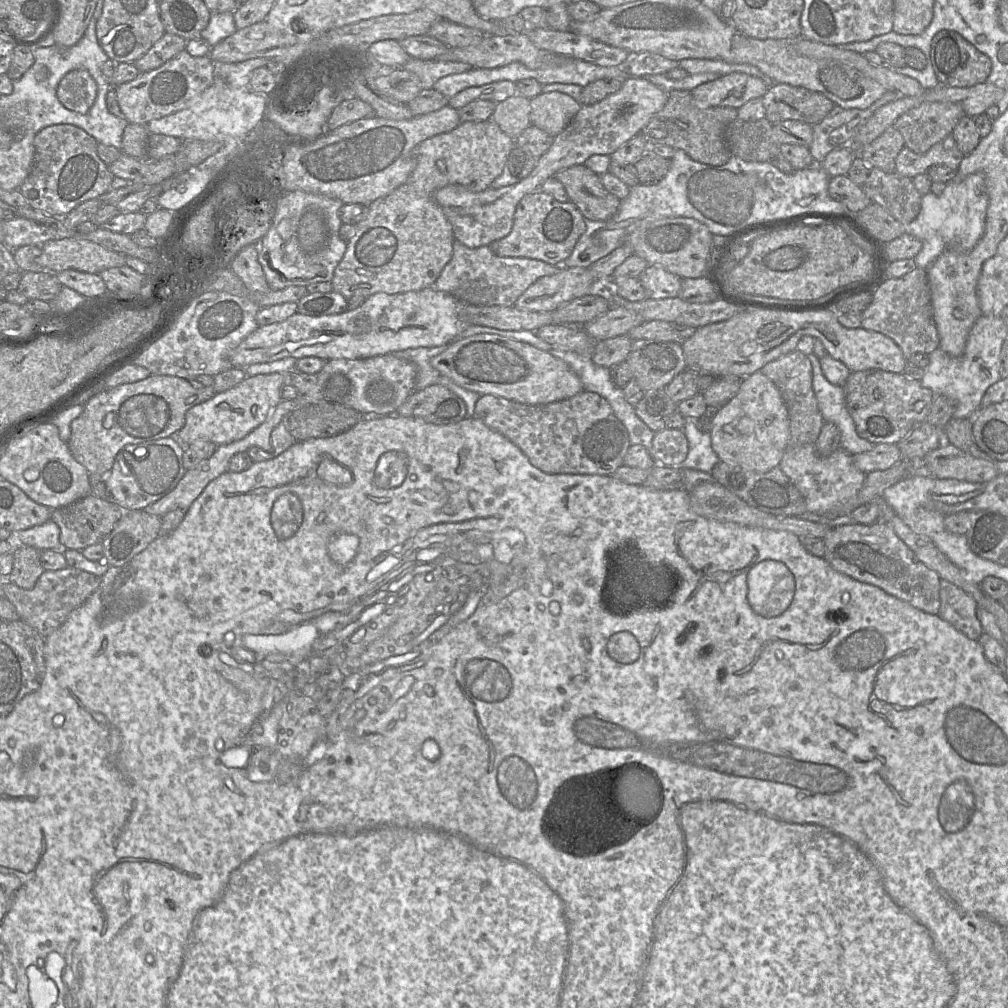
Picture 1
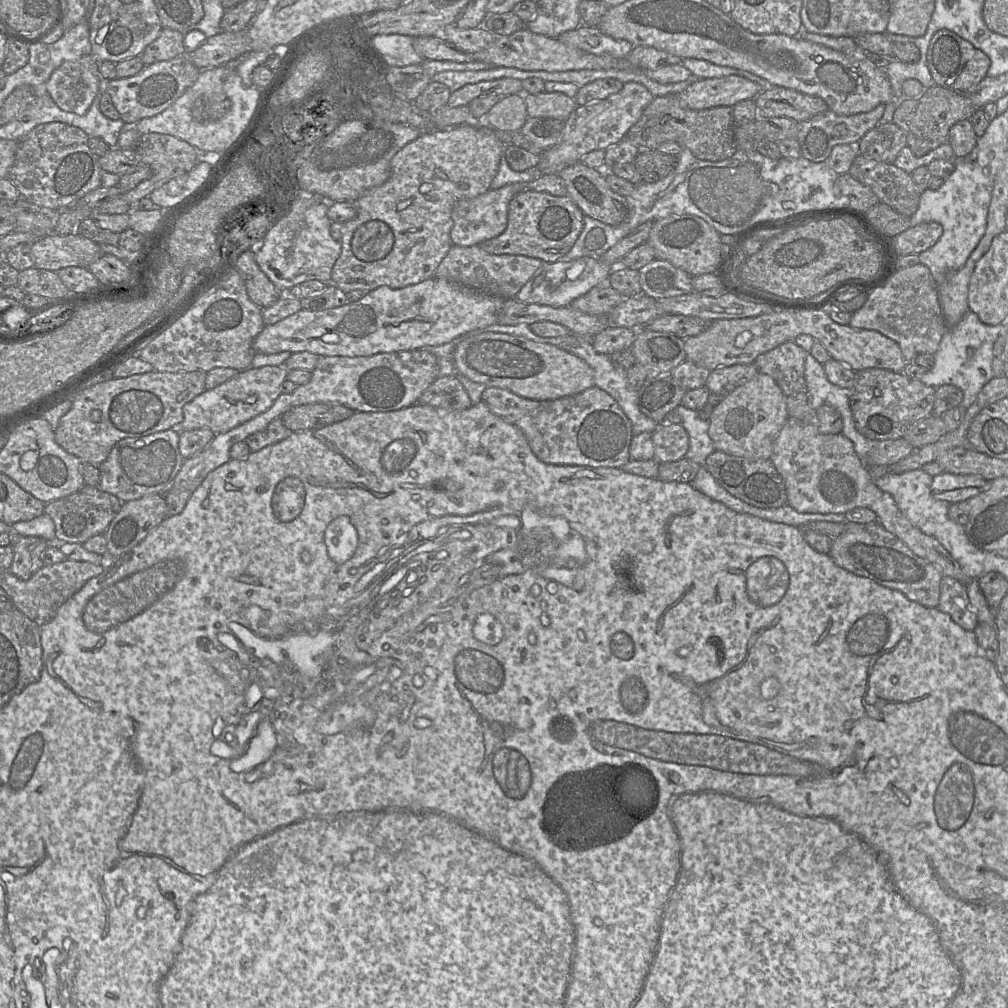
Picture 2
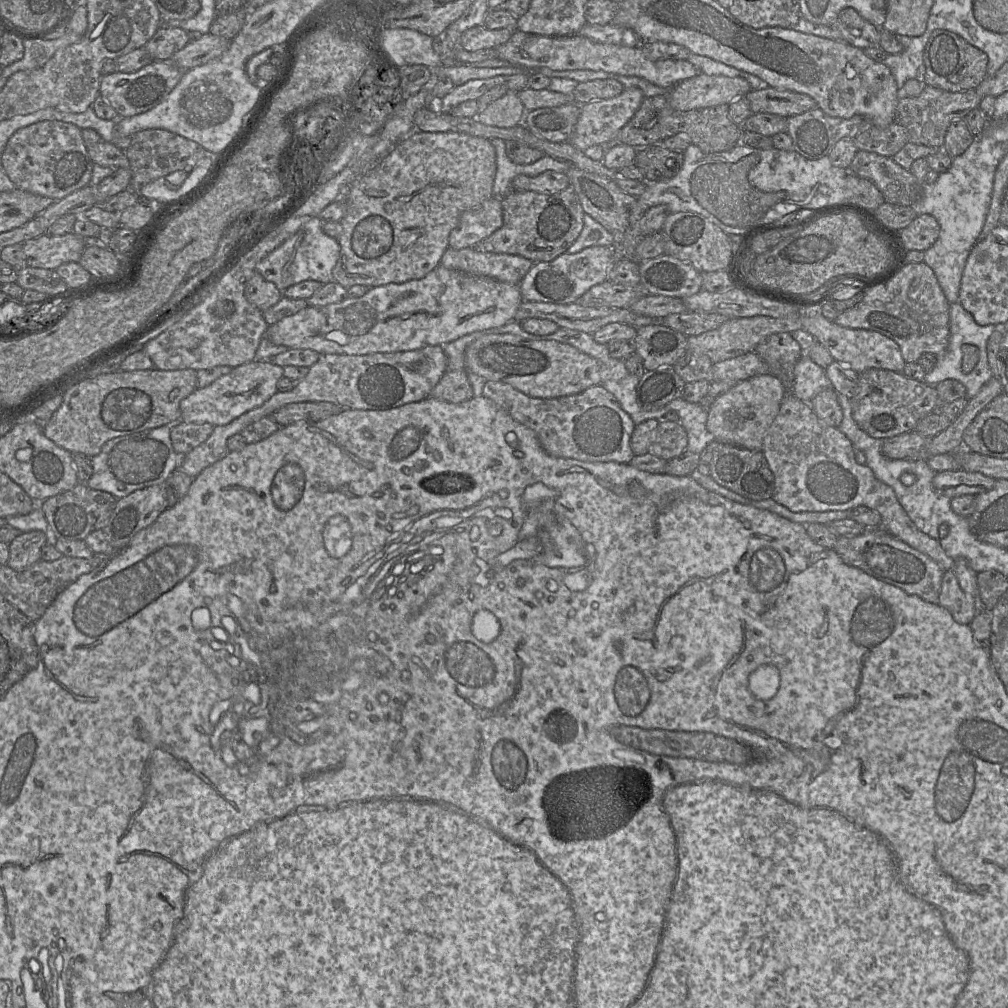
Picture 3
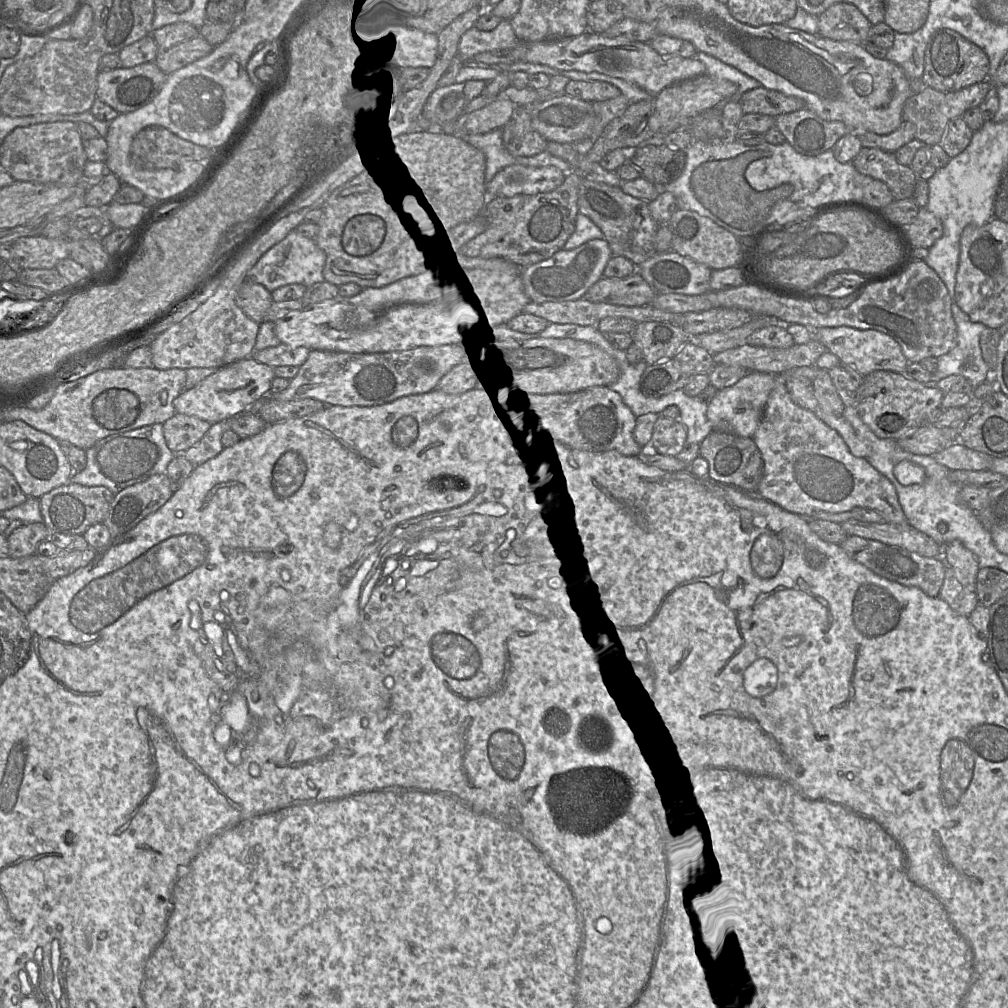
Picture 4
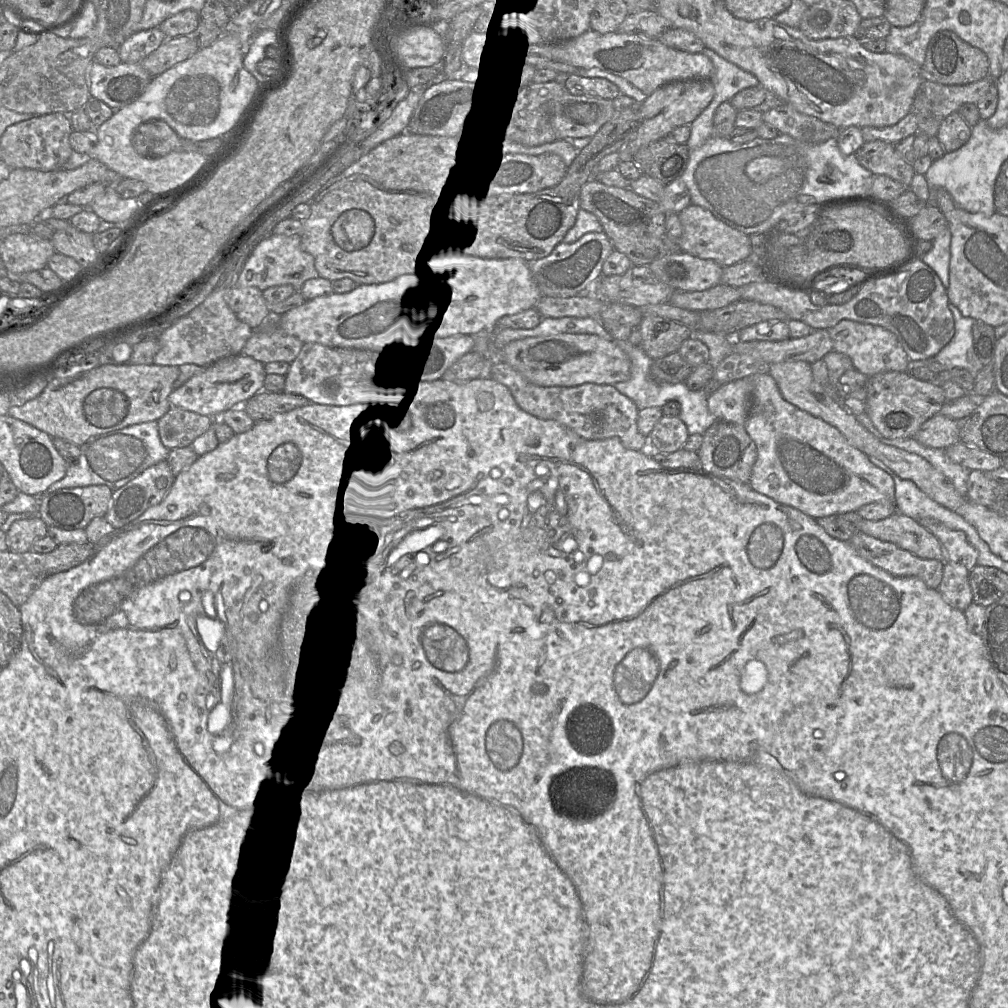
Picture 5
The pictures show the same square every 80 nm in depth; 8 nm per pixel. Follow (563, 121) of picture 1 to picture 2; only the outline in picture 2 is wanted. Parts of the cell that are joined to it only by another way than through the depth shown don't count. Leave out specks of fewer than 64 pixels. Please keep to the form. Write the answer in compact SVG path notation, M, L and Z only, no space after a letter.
M562 92L524 94L527 115L531 118L552 118L566 121L577 107L575 100Z

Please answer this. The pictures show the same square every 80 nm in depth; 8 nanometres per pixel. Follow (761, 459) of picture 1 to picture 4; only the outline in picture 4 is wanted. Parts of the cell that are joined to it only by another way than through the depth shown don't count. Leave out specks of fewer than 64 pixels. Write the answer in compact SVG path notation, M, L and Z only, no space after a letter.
M751 372L734 385L719 390L707 404L707 418L713 430L731 432L741 437L752 438L761 422L765 405L774 384L774 374Z

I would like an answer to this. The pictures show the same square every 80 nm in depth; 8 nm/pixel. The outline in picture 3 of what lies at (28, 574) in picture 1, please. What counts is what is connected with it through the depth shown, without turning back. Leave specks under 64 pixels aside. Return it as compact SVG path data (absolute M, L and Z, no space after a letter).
M40 530L20 533L9 544L7 565L16 571L29 568L41 559L41 549L51 541L50 534Z

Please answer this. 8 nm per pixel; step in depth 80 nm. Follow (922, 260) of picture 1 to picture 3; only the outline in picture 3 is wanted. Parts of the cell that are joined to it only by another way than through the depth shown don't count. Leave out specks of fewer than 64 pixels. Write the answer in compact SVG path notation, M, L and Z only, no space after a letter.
M982 133L977 136L974 136L974 140L973 140L972 144L969 146L969 148L962 155L952 158L952 163L951 163L950 168L945 173L939 174L936 182L934 182L932 184L923 184L922 183L922 198L920 201L918 201L915 205L912 206L917 216L922 215L922 214L929 214L936 219L936 221L938 222L938 224L940 226L940 233L939 233L937 240L929 249L927 249L924 252L923 263L928 265L933 270L939 285L940 285L941 289L943 290L947 301L950 304L958 302L959 289L960 289L960 283L961 283L963 270L964 270L967 258L970 254L970 251L973 248L973 246L977 243L978 237L981 234L982 229L984 227L984 223L986 220L986 216L987 216L988 209L990 207L991 198L992 198L992 191L993 191L993 185L994 185L994 174L995 174L996 167L1000 162L1000 161L998 161L995 166L994 165L982 165L982 164L979 164L978 162L976 162L977 151L980 148L981 139L982 139Z

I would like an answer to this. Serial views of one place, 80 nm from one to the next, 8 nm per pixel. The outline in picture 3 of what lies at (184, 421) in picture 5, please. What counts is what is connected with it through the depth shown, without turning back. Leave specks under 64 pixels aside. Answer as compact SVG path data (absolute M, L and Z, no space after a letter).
M178 421L171 425L170 438L175 452L184 456L205 442L214 426L209 423L197 424Z

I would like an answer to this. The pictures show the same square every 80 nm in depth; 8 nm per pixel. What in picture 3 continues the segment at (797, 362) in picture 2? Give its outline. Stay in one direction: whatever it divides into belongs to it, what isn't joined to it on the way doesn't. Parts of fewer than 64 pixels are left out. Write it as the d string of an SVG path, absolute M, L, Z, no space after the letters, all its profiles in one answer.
M772 334L763 339L754 351L768 365L769 374L777 377L789 393L794 380L794 367L804 353L792 334Z

